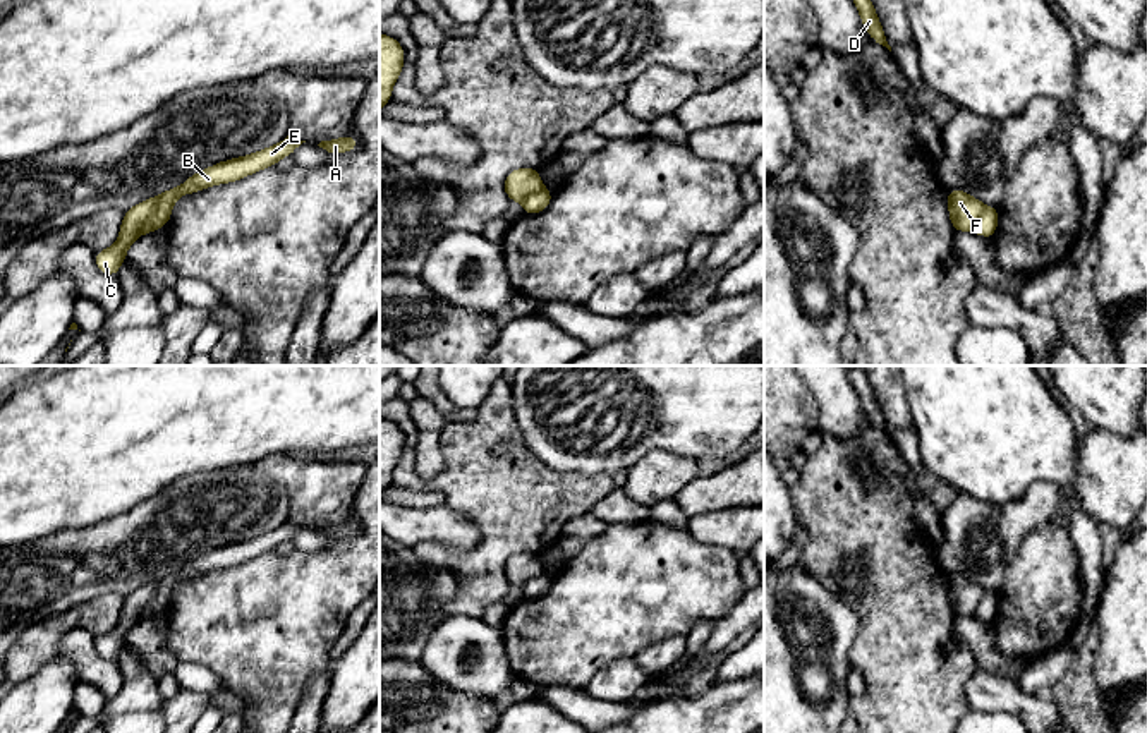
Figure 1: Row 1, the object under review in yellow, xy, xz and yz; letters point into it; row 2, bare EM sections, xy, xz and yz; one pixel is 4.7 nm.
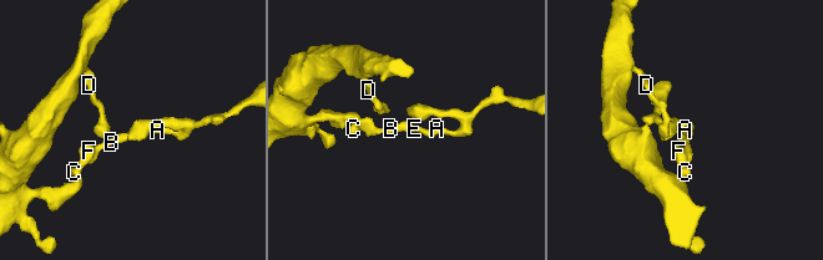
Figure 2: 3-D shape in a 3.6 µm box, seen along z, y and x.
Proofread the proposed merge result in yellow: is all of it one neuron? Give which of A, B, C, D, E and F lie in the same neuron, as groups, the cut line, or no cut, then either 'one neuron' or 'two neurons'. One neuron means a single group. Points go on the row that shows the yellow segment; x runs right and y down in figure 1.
groups A B E / C D F; cut xy (158, 196), (157, 208), (141, 232); two neurons

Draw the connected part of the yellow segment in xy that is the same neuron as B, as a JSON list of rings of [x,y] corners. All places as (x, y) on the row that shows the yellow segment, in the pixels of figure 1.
[[[287,136],[282,142],[264,148],[254,154],[220,161],[191,175],[182,185],[172,187],[158,196],[156,209],[146,221],[143,233],[167,227],[172,216],[172,204],[180,196],[187,196],[216,184],[235,182],[263,168],[275,167],[278,160],[290,156],[302,142],[306,141]]]

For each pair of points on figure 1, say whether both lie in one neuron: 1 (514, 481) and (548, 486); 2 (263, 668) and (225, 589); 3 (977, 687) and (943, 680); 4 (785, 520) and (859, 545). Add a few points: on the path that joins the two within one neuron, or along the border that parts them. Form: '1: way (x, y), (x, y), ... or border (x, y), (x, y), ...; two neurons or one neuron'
1: way (522, 486), (540, 486); one neuron
2: way (263, 649), (263, 637), (234, 608); one neuron
3: border (976, 668), (965, 682), (969, 709); two neurons
4: border (787, 488), (797, 519); two neurons

